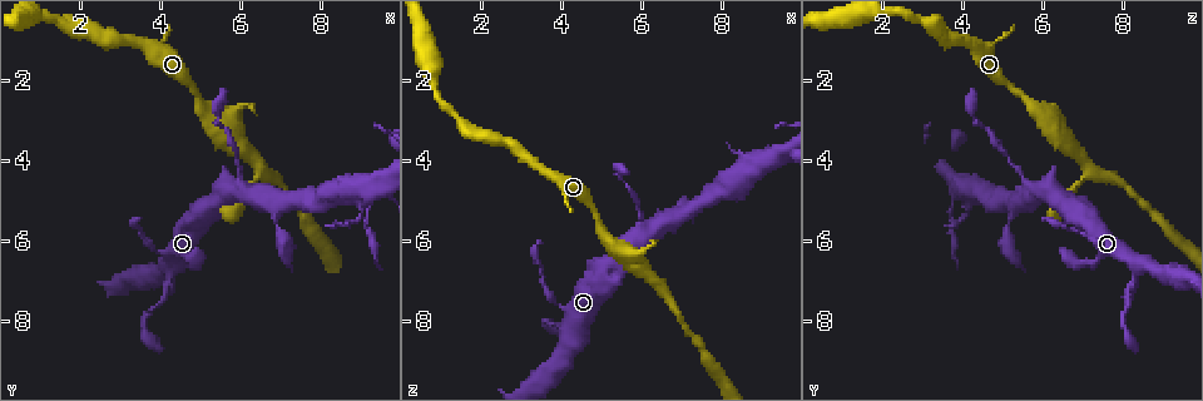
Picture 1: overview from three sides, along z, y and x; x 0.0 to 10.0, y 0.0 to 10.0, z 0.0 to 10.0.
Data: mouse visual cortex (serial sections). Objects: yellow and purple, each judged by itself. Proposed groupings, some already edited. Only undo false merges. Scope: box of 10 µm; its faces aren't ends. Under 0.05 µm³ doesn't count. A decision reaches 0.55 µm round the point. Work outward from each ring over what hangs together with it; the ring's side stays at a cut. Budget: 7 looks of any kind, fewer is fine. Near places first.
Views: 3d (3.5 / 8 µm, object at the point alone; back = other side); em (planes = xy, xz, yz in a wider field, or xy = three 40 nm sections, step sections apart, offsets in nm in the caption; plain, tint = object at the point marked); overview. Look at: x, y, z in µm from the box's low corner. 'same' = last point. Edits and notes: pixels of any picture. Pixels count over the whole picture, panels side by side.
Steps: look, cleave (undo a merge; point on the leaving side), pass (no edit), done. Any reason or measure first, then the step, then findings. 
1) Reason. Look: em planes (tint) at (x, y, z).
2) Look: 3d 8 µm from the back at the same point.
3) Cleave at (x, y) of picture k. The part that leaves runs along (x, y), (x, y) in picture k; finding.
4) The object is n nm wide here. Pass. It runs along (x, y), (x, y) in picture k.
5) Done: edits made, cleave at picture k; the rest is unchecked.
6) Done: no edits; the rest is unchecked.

Sudden change in width. Look: 3d 8 µm at (5.95, 4.60, 5.60).

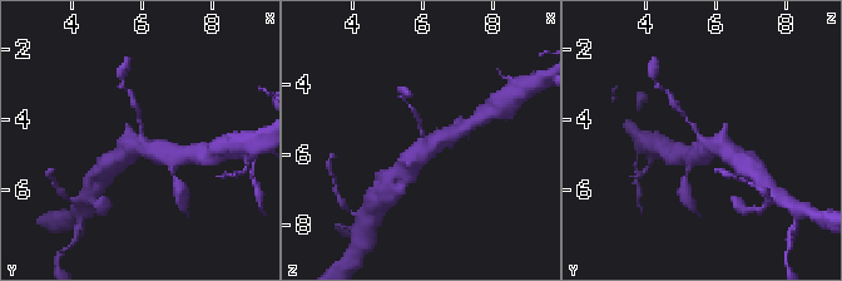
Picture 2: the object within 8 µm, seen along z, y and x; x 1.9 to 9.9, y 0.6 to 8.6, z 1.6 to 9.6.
3 arms meet here; the arms are 150, 450, 600 nm wide. Look: em xy step 5 (tint) at the same point.

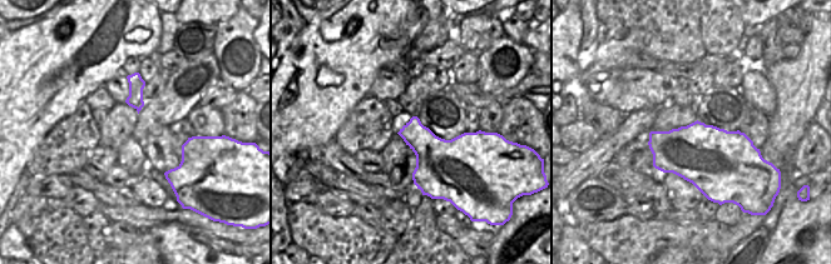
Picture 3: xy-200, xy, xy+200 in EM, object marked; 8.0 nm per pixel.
Pass. All the same cell.

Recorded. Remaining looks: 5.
Thick turns thin. Look: 3d 8 µm at (4.20, 6.65, 8.35).

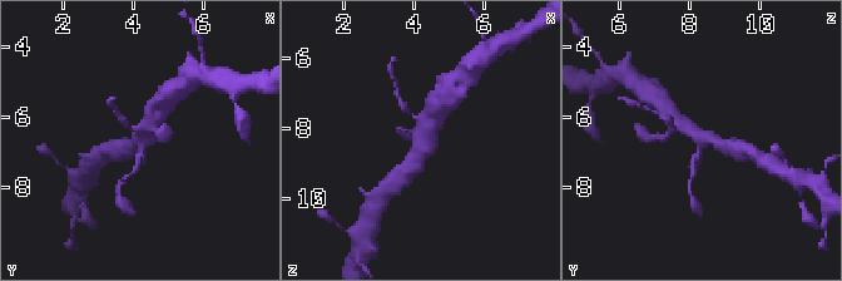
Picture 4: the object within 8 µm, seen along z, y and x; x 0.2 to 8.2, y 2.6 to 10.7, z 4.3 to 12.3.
Now the EM. Look: em xy step 1 (tint) at the same point.

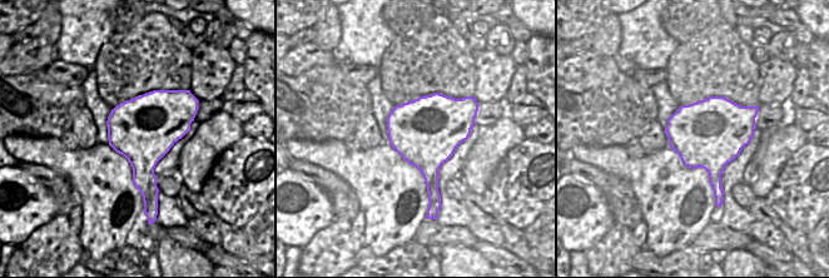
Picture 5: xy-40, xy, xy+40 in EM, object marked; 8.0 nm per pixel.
The object is 550 nm wide here. Pass. It runs along (673, 119), (702, 138), (732, 147) in picture 4; all the same cell.

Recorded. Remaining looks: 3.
A fork. Look: 3d 3.5 µm at (9.30, 4.75, 3.90).

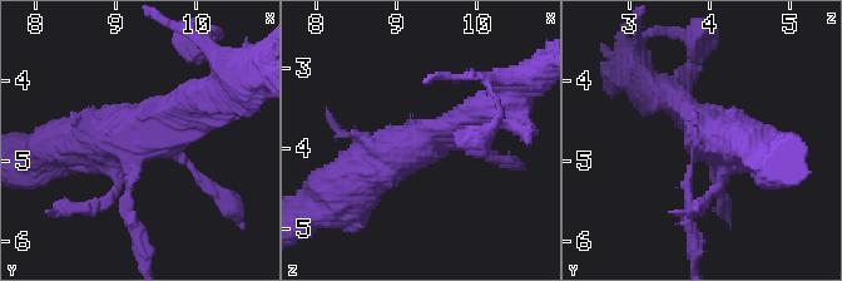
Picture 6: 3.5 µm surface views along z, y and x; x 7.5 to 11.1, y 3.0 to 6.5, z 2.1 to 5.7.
Look: em xy step 1 (tint) at (9.25, 4.80, 3.90).

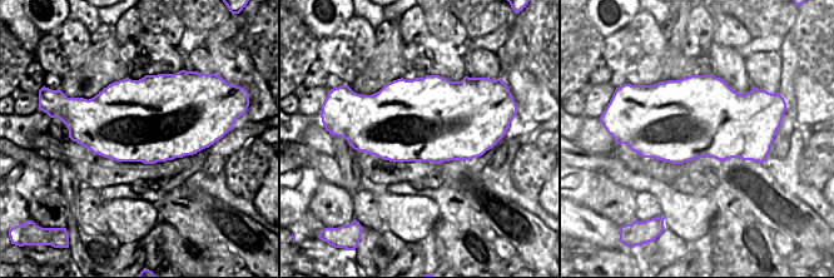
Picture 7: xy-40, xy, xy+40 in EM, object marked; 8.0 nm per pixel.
Another direction. Look: em xy step 2 (tint) at the same point.

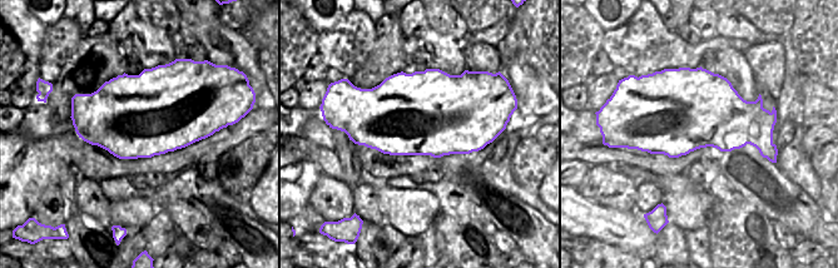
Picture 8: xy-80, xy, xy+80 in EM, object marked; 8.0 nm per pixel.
Pass. It runs along (346, 188), (474, 108) in picture 6; continuous, no second cell.

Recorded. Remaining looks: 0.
Done: no edits; the rest is unchecked.

